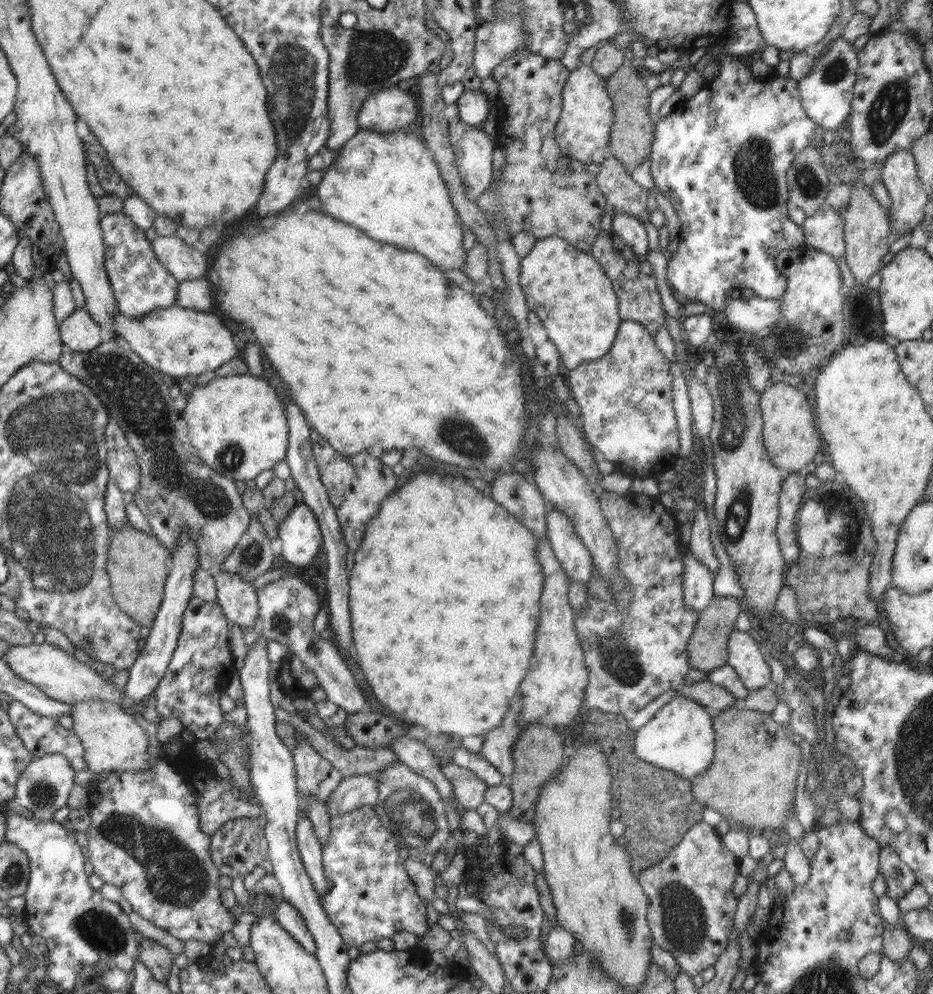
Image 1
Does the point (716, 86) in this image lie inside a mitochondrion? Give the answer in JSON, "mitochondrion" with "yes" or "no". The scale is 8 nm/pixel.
{"mitochondrion":"no"}

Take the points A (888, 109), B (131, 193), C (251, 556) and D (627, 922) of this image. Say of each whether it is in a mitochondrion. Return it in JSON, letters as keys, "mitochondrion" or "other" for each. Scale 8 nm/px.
{"A":"mitochondrion","B":"other","C":"mitochondrion","D":"mitochondrion"}

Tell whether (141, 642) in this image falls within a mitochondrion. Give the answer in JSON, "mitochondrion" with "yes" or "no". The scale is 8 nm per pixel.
{"mitochondrion":"no"}

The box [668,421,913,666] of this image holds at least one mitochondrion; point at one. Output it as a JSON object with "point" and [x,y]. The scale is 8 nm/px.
{"point":[734,524]}

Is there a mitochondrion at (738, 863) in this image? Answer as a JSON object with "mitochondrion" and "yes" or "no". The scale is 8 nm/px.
{"mitochondrion":"no"}

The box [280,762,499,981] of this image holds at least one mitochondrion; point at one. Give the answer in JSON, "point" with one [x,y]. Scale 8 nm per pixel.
{"point":[406,810]}

